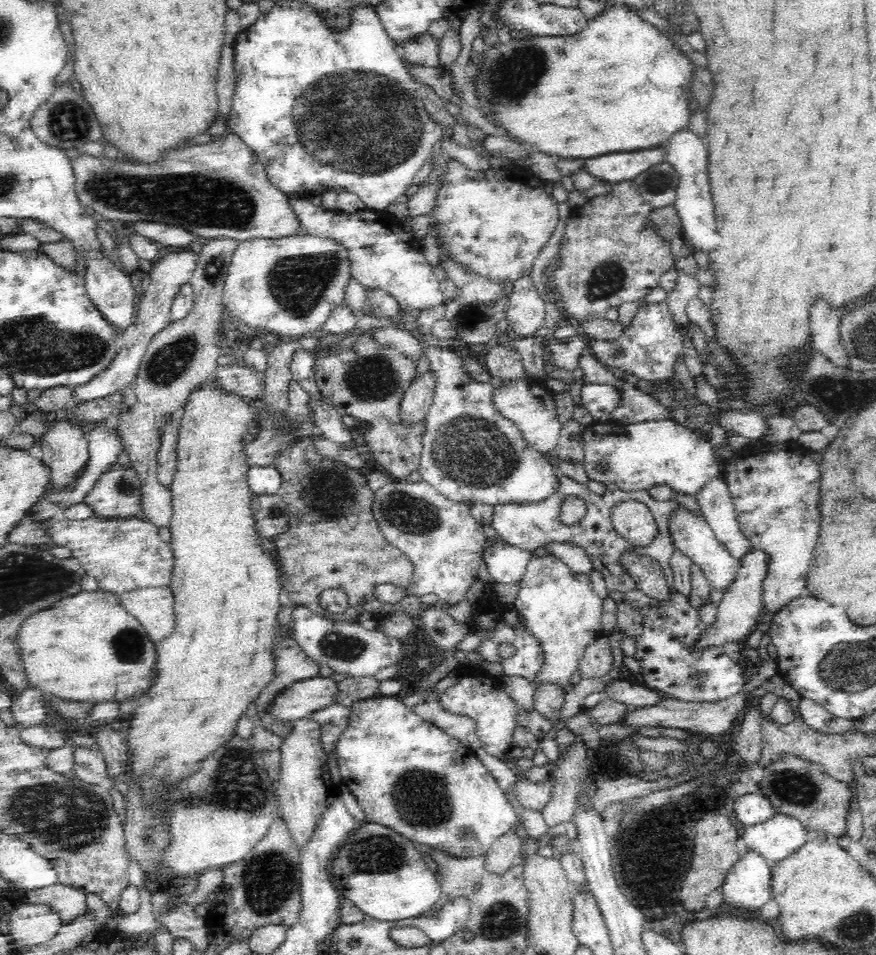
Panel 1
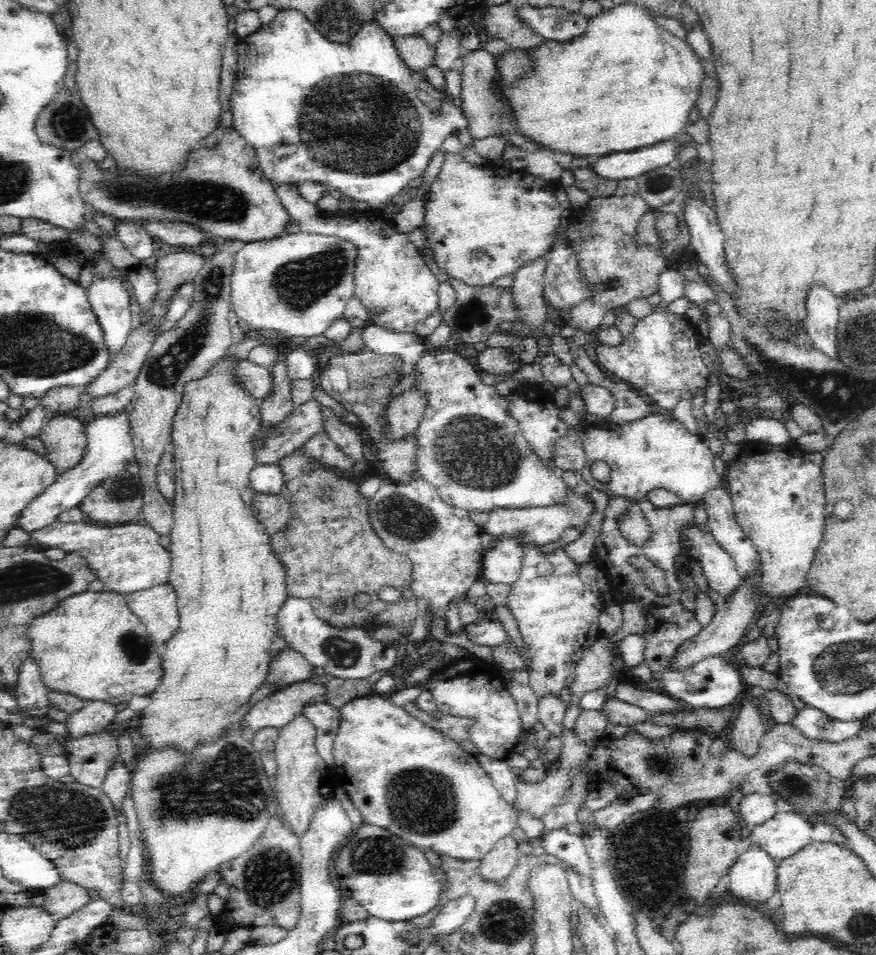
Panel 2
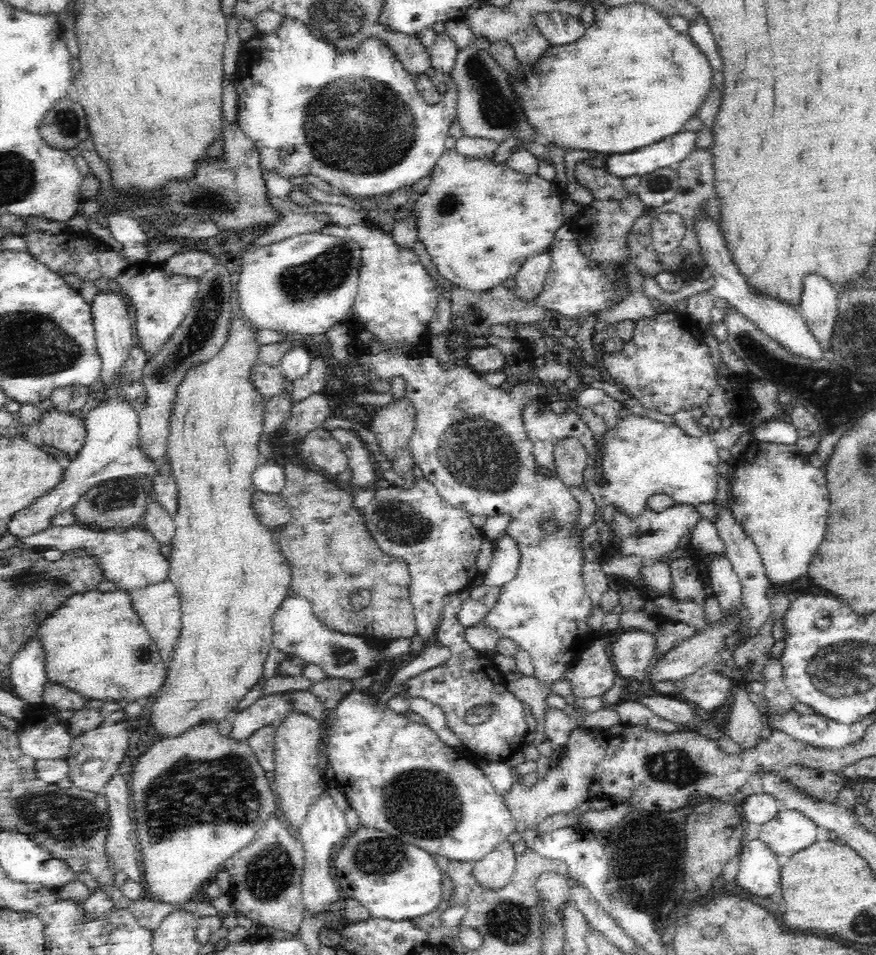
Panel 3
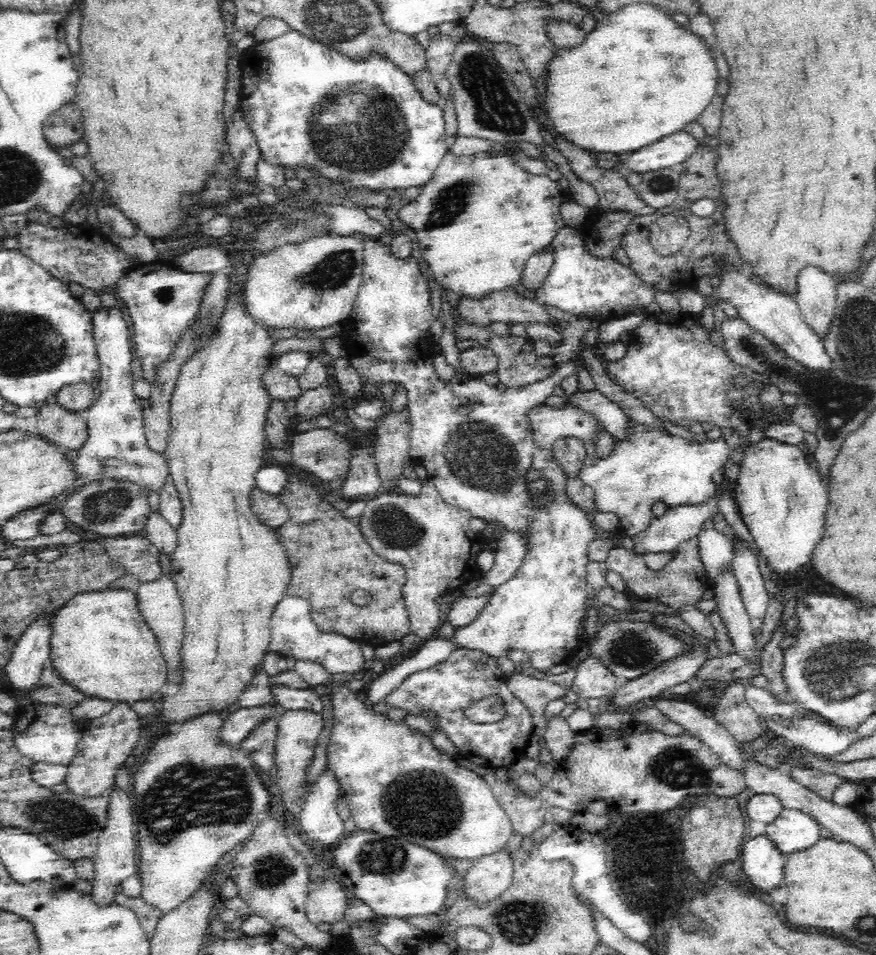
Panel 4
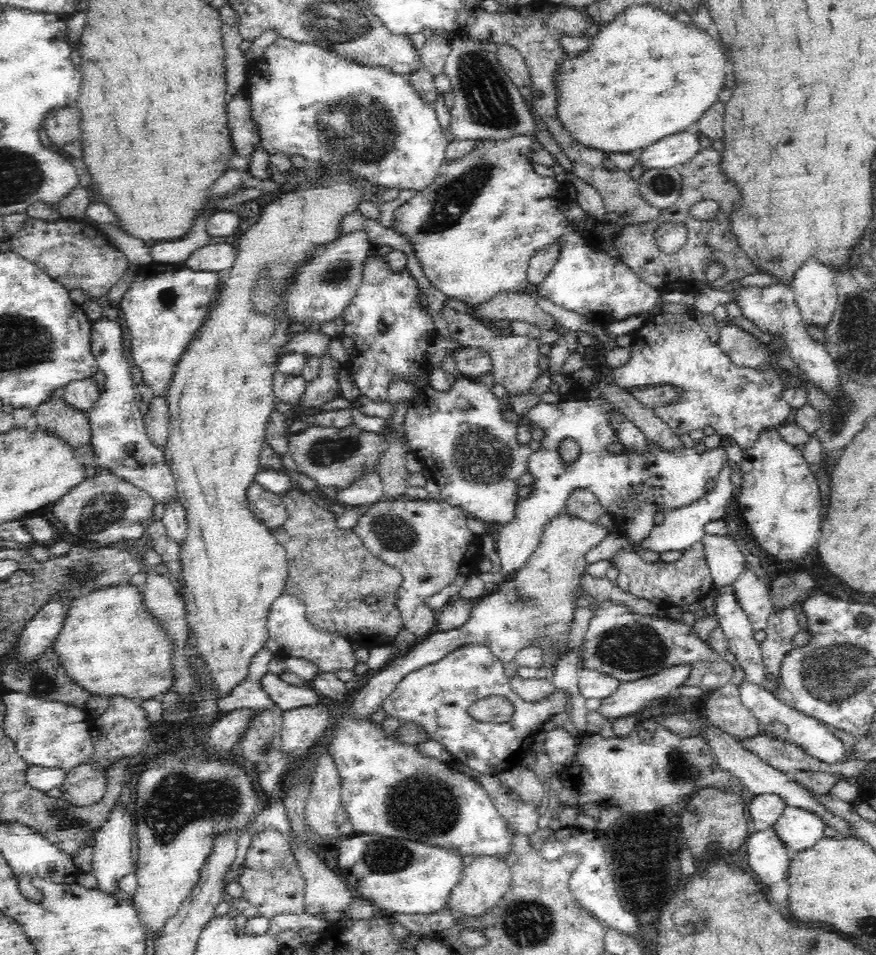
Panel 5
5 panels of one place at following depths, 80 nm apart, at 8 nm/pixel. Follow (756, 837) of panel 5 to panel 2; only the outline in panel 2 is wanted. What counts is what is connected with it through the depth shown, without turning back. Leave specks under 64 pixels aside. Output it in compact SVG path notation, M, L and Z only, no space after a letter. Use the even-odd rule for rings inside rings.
M751 844L729 870L730 896L746 904L766 902L776 892L776 866L767 852Z

